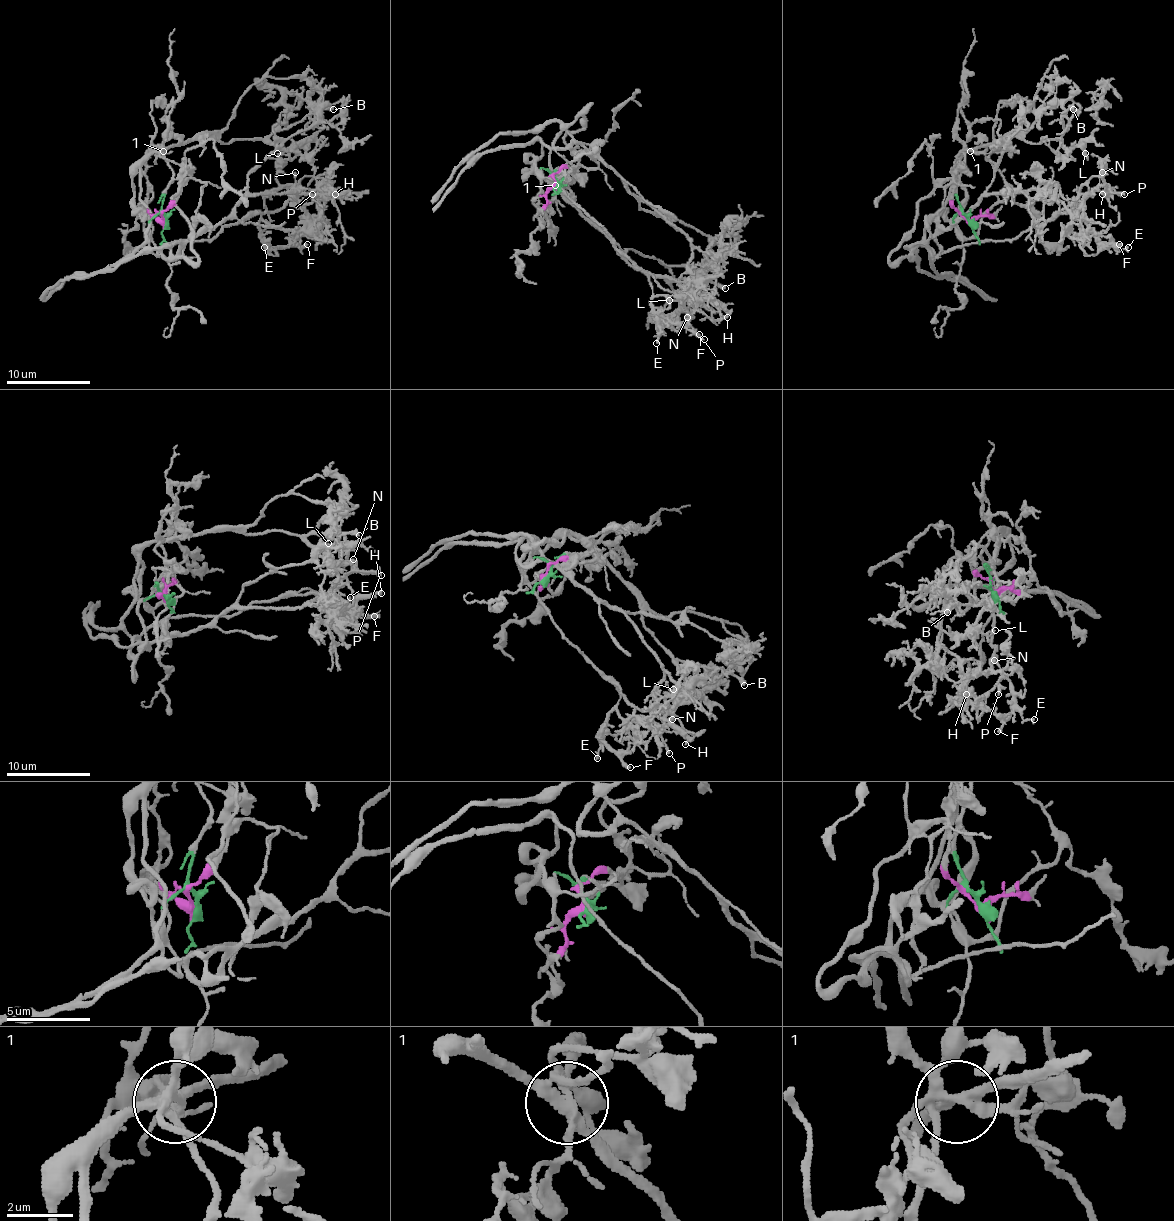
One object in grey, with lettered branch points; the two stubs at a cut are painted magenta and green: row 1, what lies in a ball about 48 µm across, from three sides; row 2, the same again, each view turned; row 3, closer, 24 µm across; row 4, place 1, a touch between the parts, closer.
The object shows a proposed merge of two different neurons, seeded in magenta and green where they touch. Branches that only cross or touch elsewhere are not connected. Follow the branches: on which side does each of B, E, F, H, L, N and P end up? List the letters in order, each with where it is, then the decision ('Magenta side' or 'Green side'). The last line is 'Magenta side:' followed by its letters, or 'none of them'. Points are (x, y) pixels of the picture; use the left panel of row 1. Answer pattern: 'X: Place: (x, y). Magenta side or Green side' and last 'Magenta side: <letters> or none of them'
B: Place: (333, 109). Green side
E: Place: (264, 247). Green side
F: Place: (307, 244). Green side
H: Place: (335, 194). Green side
L: Place: (277, 153). Green side
N: Place: (295, 172). Green side
P: Place: (312, 194). Green side
Magenta side: none of them

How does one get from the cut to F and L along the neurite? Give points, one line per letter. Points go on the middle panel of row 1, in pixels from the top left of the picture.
F: (557, 184), (543, 167), (541, 173), (555, 180), (647, 276), (652, 307), (664, 320), (679, 322), (700, 335)
L: (557, 184), (553, 175), (559, 171), (564, 175), (553, 182), (635, 268), (673, 278), (685, 297), (668, 299)

